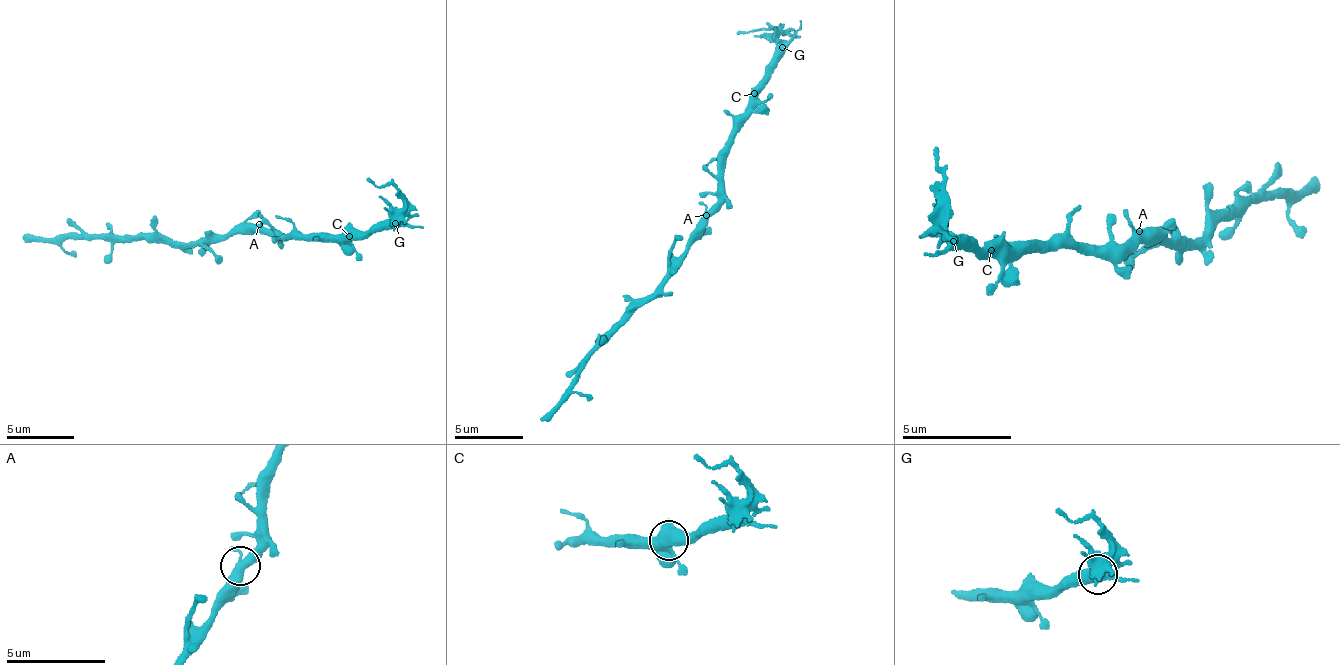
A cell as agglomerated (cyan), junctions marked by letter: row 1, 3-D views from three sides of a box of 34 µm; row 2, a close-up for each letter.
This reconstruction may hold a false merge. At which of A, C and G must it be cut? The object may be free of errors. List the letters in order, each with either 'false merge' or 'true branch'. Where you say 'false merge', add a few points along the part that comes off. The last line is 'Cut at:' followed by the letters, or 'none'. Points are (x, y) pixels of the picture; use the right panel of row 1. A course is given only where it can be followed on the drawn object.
A: true branch
C: true branch
G: false merge | (952, 241), (937, 147)
Cut at: G

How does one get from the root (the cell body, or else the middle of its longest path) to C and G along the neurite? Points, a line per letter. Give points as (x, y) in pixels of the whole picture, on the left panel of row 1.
C: (256, 232), (274, 232), (281, 239), (285, 237), (303, 241), (317, 238), (341, 241), (349, 236)
G: (256, 232), (274, 232), (281, 239), (317, 238), (341, 244), (396, 222)

